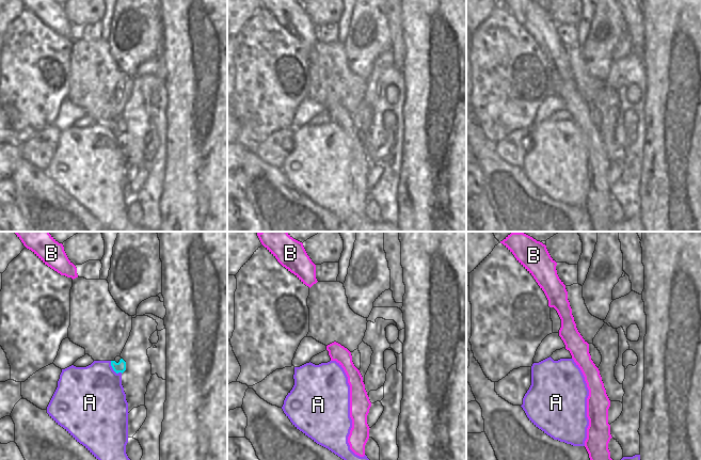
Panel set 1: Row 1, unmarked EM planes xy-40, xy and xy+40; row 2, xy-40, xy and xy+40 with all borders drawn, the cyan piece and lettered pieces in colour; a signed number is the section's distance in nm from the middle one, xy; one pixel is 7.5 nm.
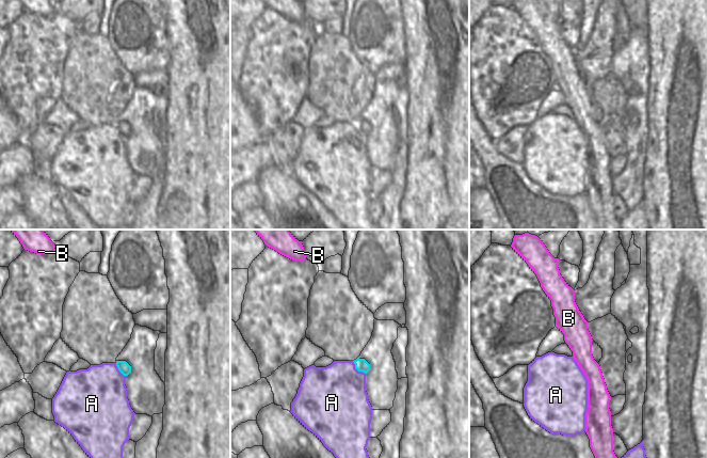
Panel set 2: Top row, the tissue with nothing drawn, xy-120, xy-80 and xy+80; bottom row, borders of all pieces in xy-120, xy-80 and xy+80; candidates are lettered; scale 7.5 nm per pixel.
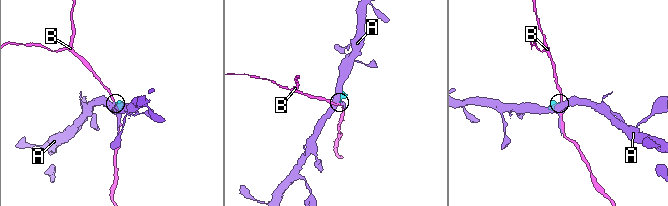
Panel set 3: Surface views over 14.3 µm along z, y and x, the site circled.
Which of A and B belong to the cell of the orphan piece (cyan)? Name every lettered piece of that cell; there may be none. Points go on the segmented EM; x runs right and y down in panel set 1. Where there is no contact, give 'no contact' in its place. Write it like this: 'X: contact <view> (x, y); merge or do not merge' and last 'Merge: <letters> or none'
A: contact xy-40 (113, 369); do not merge
B: no contact; do not merge
Merge: none

